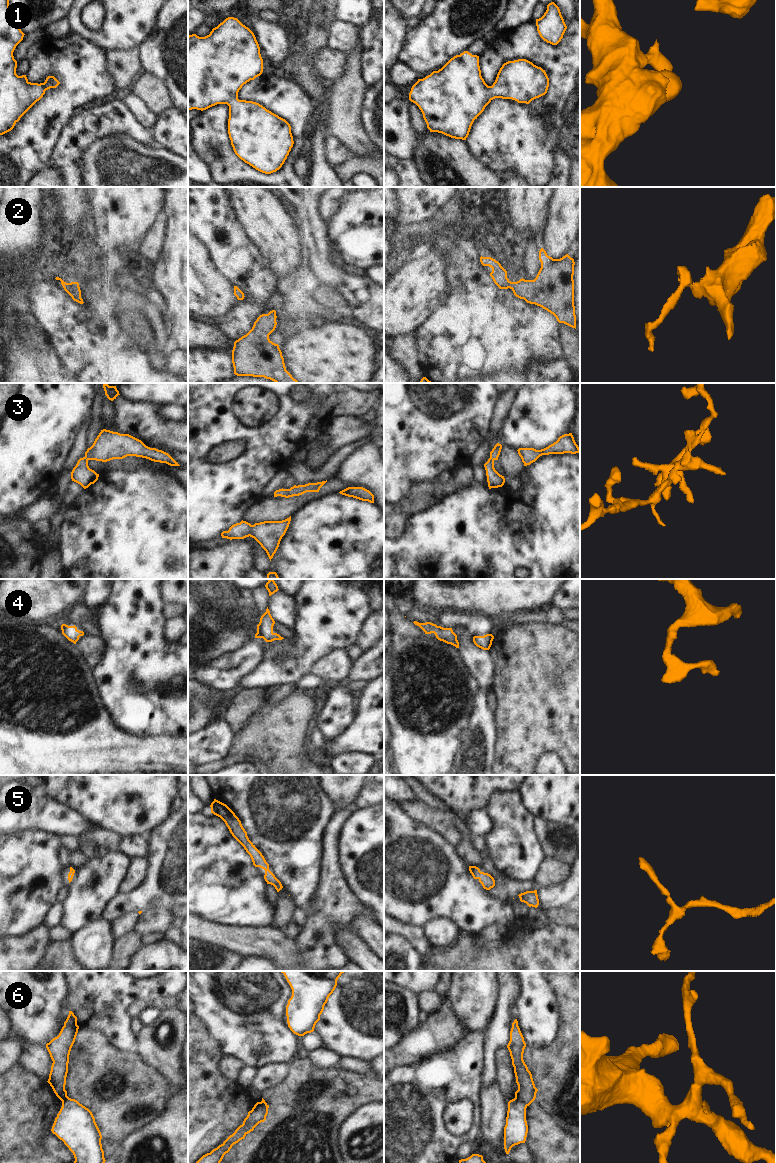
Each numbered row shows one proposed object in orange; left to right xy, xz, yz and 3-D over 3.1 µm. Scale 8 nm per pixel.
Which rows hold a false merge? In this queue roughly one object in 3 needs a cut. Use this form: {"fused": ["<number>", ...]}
{"fused": ["6"]}

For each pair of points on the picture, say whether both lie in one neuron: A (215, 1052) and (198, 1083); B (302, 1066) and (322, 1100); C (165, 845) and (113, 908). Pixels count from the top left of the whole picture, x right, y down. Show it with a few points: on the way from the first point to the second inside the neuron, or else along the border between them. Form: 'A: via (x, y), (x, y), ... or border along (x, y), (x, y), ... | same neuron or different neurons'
A: via (207, 1060), (198, 1069), (198, 1075) | same neuron
B: via (314, 1078), (329, 1079), (332, 1088) | same neuron
C: via (161, 864), (157, 878), (132, 902) | same neuron

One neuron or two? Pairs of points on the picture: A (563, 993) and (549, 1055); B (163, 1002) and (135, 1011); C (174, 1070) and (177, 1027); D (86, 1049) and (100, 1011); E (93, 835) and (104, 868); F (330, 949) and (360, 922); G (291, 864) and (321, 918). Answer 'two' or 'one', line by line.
A: one
B: one
C: one
D: two
E: two
F: two
G: two

